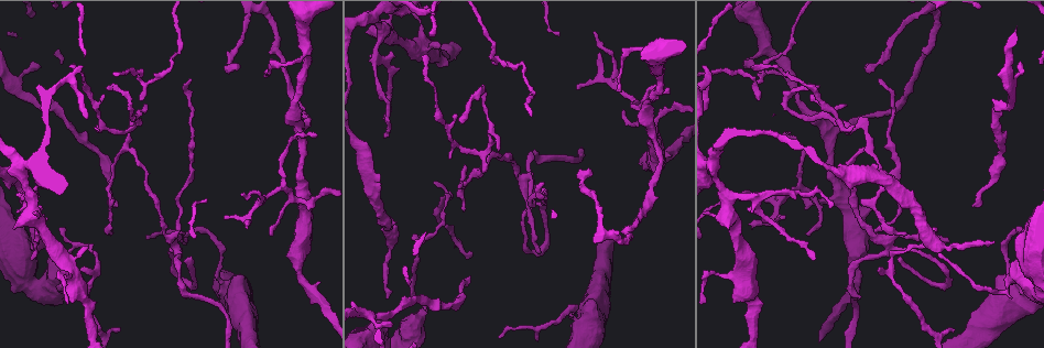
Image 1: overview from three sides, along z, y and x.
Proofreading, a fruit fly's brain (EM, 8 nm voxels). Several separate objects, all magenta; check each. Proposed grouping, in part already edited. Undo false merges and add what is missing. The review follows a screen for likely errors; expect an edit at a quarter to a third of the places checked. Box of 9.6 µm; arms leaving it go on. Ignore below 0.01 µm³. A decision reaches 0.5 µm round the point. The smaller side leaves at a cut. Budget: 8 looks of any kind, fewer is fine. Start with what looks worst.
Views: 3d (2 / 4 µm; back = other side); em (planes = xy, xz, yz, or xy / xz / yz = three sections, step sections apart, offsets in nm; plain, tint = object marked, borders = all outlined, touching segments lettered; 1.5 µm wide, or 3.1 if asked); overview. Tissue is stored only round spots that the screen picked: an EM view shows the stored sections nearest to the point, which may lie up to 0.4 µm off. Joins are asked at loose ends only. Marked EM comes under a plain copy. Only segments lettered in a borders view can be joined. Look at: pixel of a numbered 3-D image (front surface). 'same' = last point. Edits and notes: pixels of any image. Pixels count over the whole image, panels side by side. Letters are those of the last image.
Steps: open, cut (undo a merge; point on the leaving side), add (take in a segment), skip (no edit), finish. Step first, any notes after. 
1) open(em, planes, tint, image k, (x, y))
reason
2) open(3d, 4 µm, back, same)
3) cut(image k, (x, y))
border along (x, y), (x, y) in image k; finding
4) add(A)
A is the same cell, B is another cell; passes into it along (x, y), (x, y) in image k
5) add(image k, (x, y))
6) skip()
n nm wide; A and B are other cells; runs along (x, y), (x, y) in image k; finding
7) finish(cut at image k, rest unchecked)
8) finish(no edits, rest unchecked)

open(em, planes, borders, image 1, (31, 260))

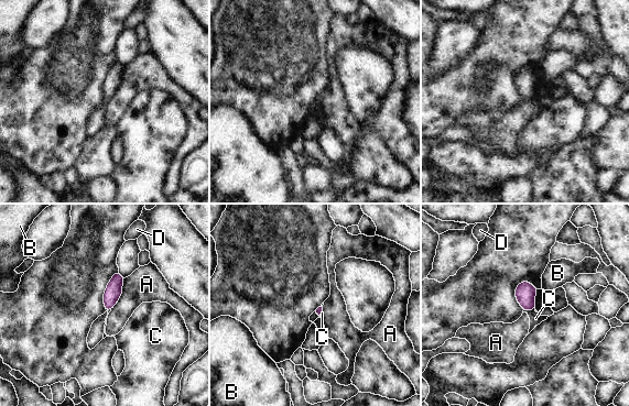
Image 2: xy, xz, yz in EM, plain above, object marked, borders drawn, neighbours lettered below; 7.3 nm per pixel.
skip()
A, B, C and D are other cells; border along (534, 308), (523, 310) in image 2; no lettered segment goes on from it

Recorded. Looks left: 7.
open(3d, 4 µm, image 1, (420, 312))
abrupt turn

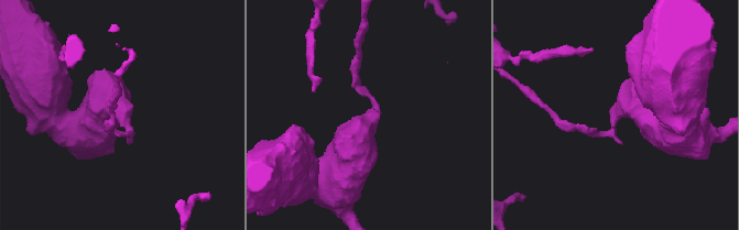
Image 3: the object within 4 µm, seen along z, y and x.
open(em, yz, step 4, borders, image 3, (369, 113))

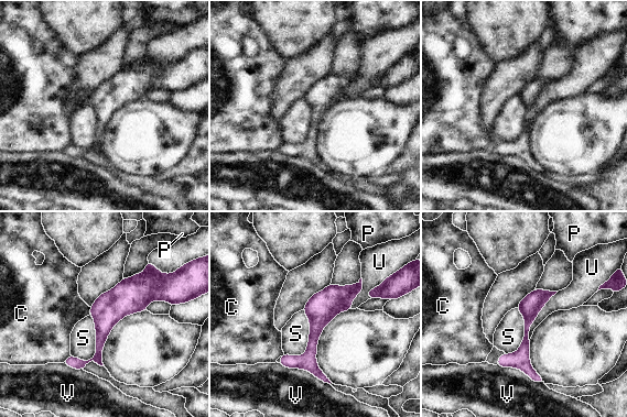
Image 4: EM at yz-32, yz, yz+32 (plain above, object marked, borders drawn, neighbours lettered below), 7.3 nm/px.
skip()
150 nm wide; C, P, S, U and V are other cells; border along (71, 355), (62, 362) in image 4; continuous, no second neuron

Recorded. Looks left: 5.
open(em, planes, tint, image 1, (524, 65))
abrupt turn

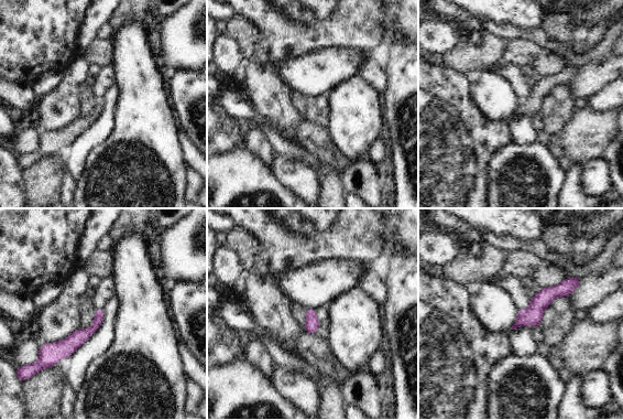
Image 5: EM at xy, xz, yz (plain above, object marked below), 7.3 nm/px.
open(em, planes, borders, same)

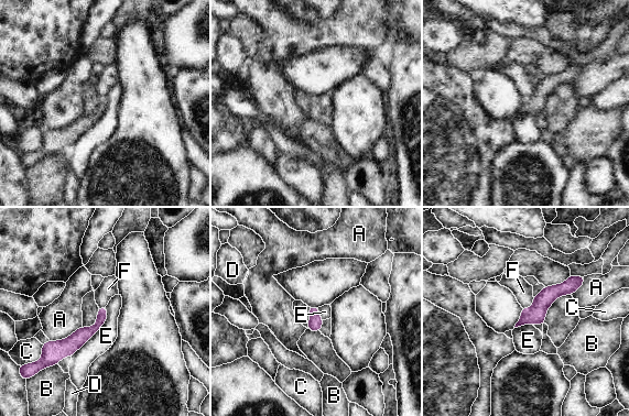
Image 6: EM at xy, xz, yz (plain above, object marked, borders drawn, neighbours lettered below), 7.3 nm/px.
skip()
A, B, C, D, E and F are other cells; runs along (581, 280), (554, 292), (522, 321) in image 6; all the same neuron

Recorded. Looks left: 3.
finish(no edits, rest unchecked)

